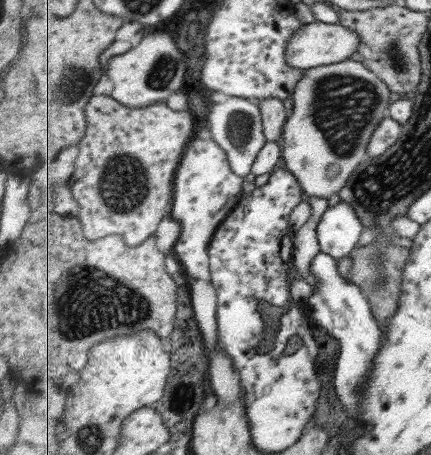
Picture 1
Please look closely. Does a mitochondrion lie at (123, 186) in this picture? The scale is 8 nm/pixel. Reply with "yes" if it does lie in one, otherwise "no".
yes

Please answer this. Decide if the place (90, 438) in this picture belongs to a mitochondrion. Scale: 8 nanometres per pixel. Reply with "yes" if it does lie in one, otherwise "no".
yes

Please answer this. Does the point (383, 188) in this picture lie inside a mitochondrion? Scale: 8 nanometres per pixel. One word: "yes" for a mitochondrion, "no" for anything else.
yes

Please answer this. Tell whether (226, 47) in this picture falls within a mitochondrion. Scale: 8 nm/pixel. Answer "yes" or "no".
no

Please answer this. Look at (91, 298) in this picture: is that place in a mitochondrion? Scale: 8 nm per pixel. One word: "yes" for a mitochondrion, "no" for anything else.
yes

